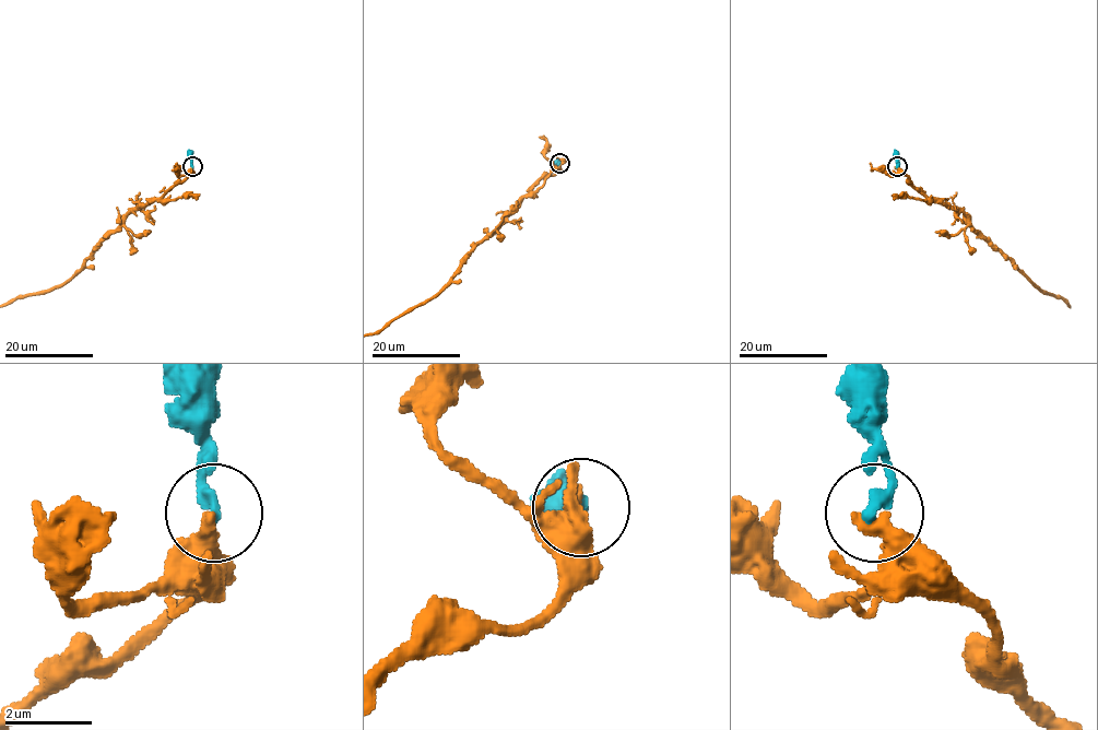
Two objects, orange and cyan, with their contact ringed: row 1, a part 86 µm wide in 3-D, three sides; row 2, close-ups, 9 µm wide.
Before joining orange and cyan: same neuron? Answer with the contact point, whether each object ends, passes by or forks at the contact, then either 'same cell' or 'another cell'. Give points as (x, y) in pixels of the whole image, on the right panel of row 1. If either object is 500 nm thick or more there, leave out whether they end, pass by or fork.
at (897, 166); orange ends there; cyan ends there; same cell

